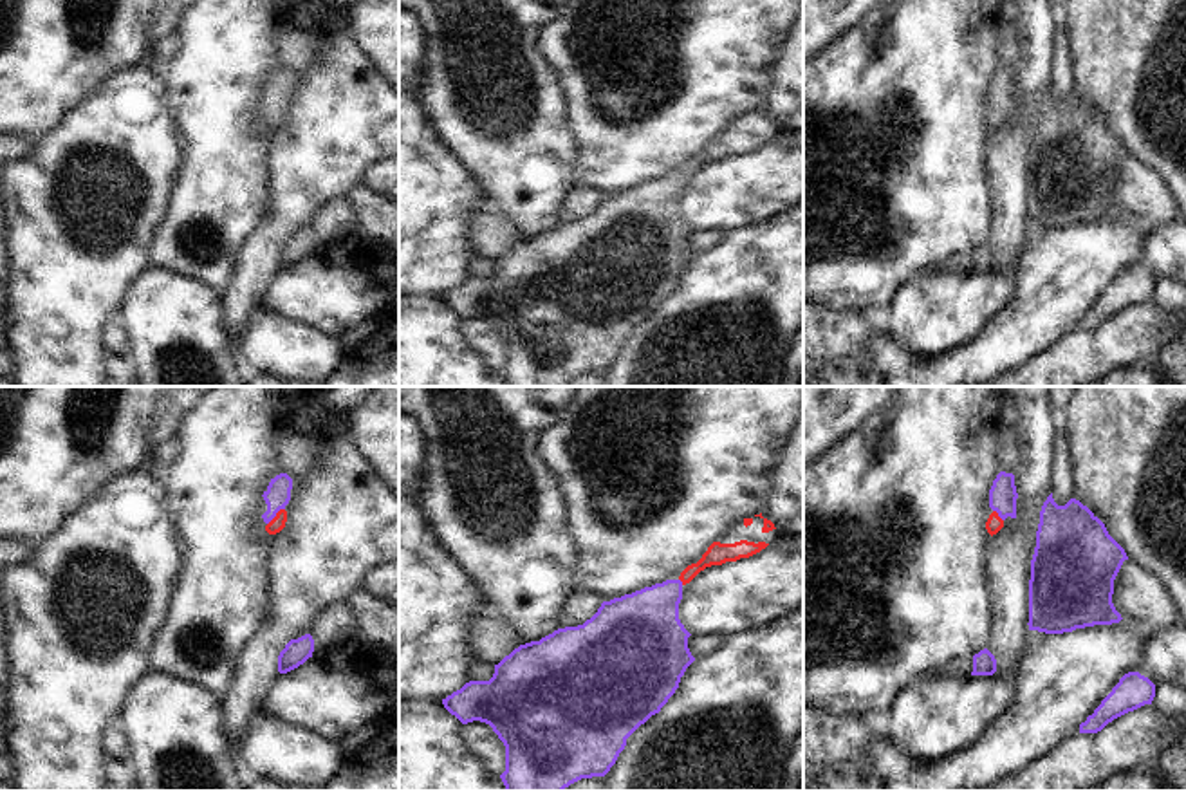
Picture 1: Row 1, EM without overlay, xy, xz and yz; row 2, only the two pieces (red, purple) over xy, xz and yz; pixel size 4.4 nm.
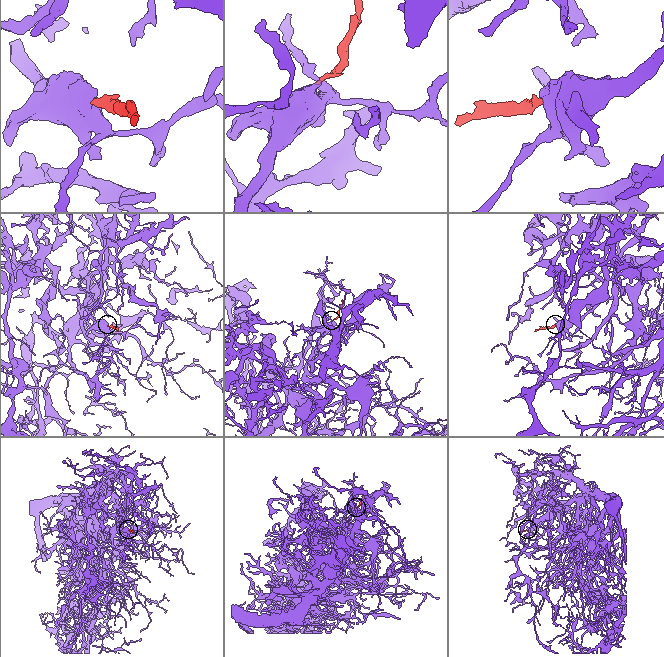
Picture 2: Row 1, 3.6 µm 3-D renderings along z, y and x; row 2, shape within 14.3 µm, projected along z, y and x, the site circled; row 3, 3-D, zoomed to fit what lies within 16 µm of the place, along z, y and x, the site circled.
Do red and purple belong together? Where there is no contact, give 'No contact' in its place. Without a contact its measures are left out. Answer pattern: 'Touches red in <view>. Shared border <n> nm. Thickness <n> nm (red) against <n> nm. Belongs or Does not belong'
Touches red in xy. Shared border 110 nm. Thickness 70 nm (red) against 110 nm. Belongs

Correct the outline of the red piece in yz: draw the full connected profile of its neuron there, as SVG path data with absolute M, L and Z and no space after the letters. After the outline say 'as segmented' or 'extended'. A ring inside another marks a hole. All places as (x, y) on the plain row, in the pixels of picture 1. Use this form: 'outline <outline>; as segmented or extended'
outline M1000 67L989 85L989 103L993 108L986 117L986 125L991 132L1004 123L1007 112L1016 114L1016 94L1015 70Z; extended

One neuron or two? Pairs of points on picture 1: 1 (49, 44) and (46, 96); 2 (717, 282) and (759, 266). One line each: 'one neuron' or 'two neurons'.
1: one neuron
2: one neuron

